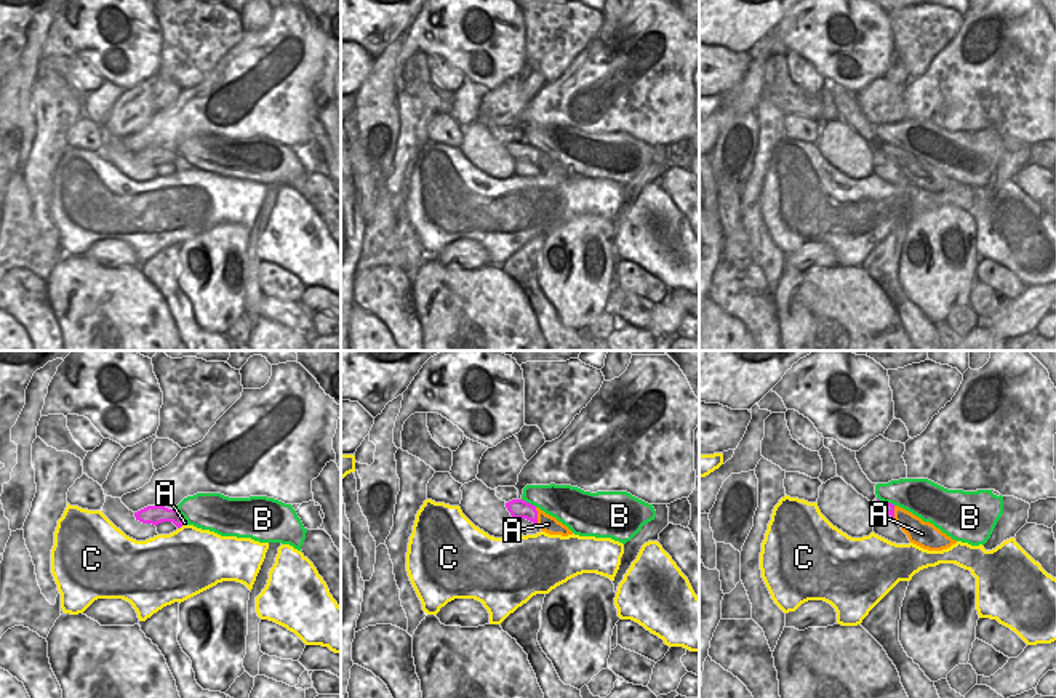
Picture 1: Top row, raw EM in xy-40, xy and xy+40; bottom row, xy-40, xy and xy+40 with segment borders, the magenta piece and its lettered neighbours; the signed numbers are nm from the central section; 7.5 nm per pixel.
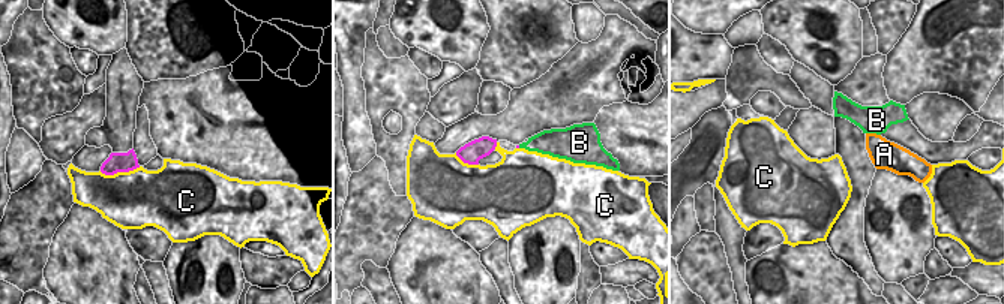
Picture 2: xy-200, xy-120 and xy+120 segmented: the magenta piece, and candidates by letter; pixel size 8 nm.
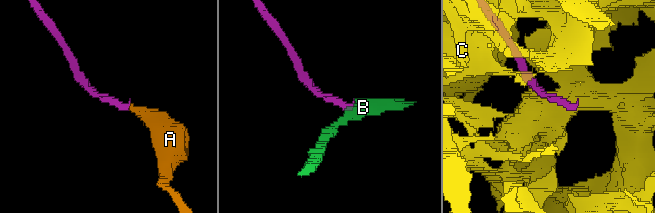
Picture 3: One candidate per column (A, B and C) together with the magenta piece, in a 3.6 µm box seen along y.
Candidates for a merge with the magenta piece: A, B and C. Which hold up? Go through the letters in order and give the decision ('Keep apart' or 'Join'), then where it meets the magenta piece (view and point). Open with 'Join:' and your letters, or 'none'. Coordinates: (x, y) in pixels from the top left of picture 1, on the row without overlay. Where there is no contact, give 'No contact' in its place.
Join: A
A: Join. Touches magenta at xy (536, 157)
B: Keep apart. Touches magenta at xy+40 (887, 144)
C: Keep apart. Touches magenta at xy-40 (180, 168)

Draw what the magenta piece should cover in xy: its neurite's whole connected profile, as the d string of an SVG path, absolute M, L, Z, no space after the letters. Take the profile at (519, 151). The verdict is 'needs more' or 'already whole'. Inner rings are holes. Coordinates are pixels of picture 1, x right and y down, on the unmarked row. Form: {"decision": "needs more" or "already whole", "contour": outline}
{"decision": "needs more", "contour": "M512 141L506 144L506 149L514 160L526 160L533 165L538 165L541 171L549 176L562 176L562 178L573 176L573 173L566 166L558 163L555 158L546 155L539 149L523 141Z"}

